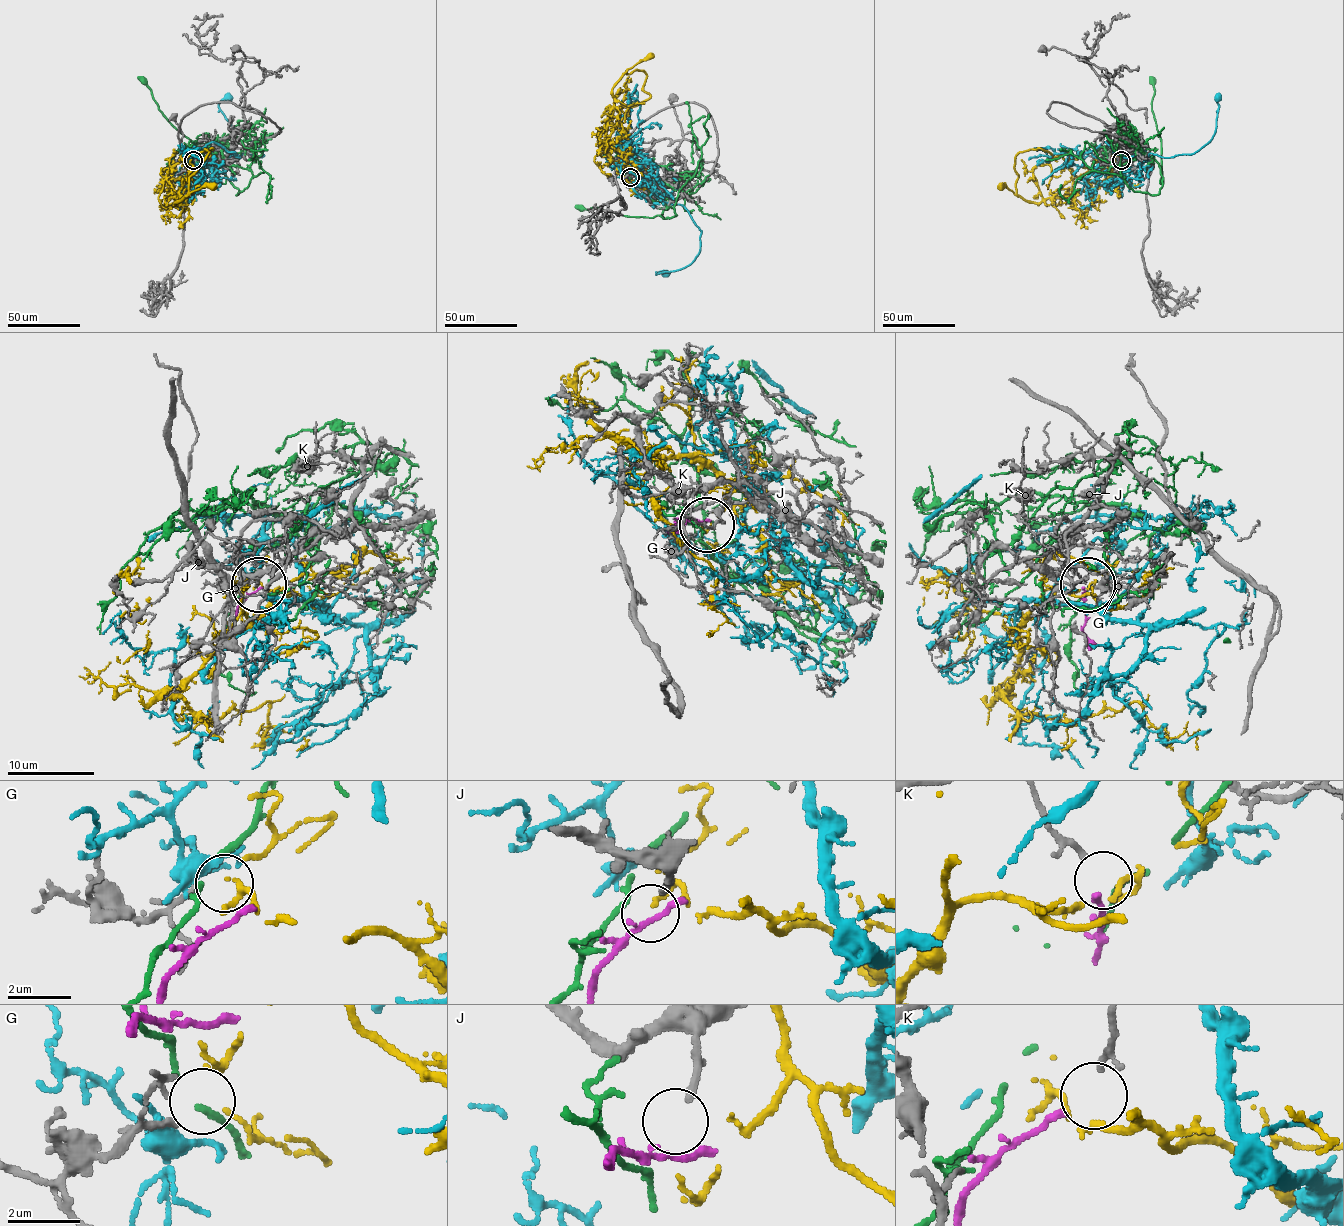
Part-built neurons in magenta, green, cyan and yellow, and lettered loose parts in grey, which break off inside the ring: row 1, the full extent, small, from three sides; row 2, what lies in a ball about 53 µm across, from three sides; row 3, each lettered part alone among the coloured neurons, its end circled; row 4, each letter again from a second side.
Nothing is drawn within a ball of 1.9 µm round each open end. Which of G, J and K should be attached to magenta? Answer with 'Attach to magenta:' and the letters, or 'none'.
Attach to magenta: K

